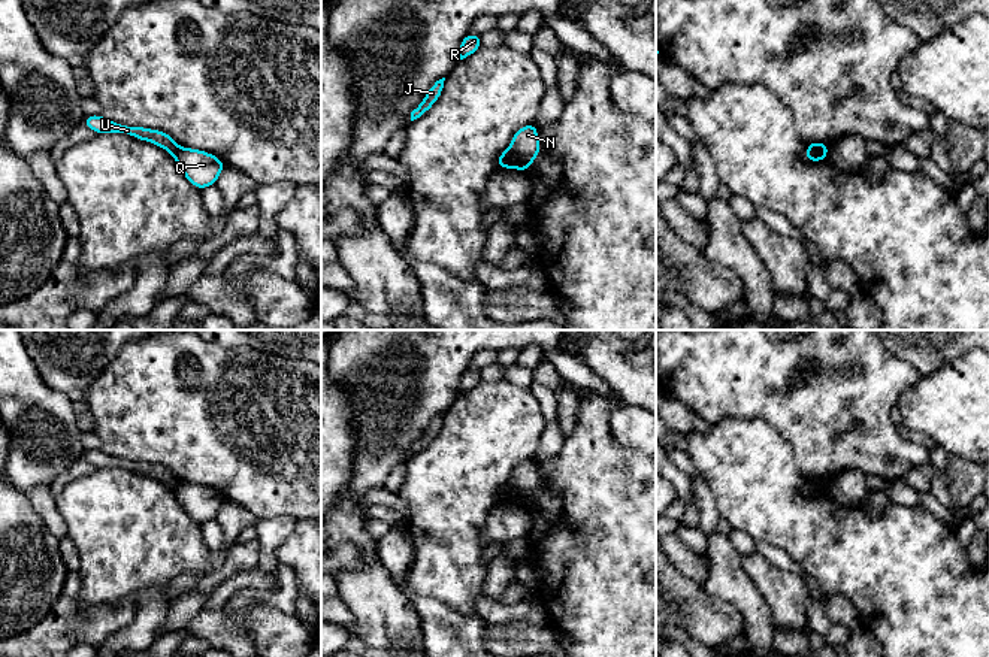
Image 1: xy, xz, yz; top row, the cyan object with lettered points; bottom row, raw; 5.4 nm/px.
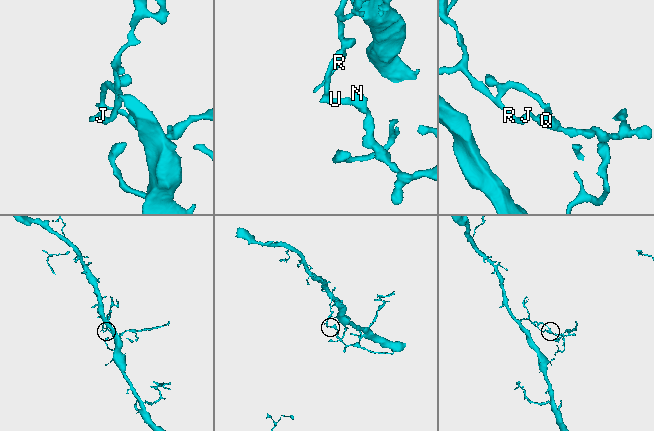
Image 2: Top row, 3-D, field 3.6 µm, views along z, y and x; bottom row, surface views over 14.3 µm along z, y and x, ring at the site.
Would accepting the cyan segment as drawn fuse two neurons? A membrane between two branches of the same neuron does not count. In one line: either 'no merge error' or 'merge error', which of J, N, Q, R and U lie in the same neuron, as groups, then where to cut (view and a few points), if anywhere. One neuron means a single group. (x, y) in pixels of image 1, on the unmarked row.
merge error; J R U / N Q; cut in xz along (507, 484), (513, 493), (513, 500)

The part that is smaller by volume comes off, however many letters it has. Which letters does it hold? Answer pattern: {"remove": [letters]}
{"remove": ["N", "Q"]}

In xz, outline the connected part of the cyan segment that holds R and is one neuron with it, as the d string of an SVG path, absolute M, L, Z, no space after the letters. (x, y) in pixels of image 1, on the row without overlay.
M468 367L460 378L459 394L463 394L472 390L474 387L480 384L480 381L481 381L481 370Z

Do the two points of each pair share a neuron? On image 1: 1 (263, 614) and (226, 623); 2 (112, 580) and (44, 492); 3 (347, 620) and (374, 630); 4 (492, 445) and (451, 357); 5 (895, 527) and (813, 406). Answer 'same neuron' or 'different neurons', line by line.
1: different neurons
2: different neurons
3: different neurons
4: different neurons
5: different neurons

